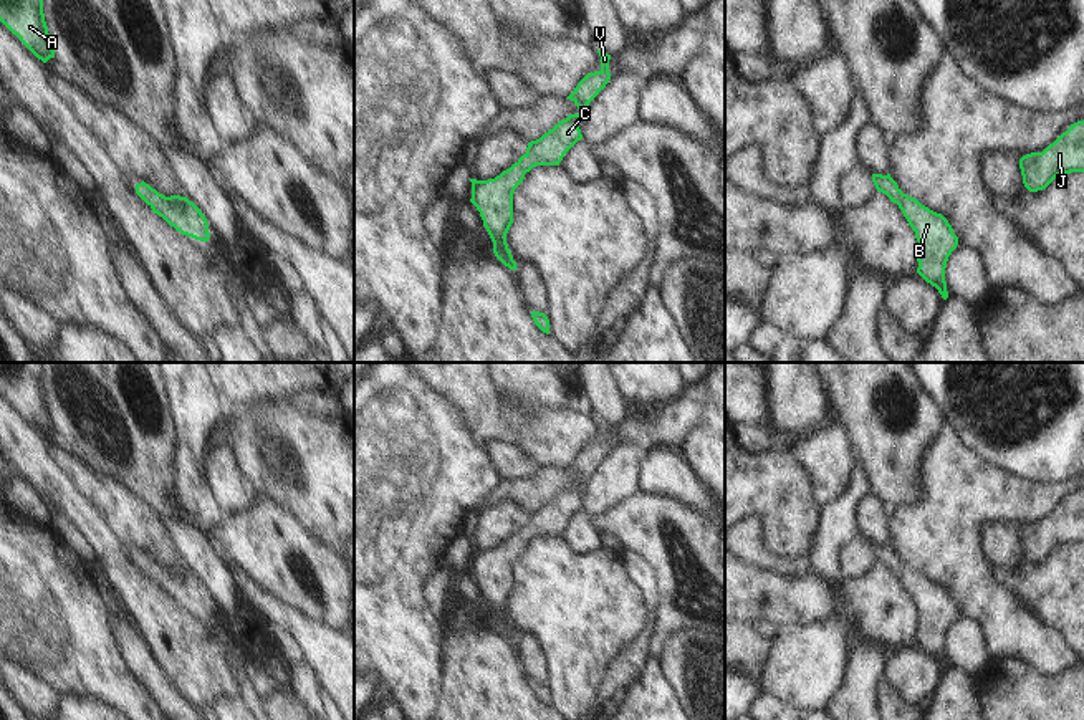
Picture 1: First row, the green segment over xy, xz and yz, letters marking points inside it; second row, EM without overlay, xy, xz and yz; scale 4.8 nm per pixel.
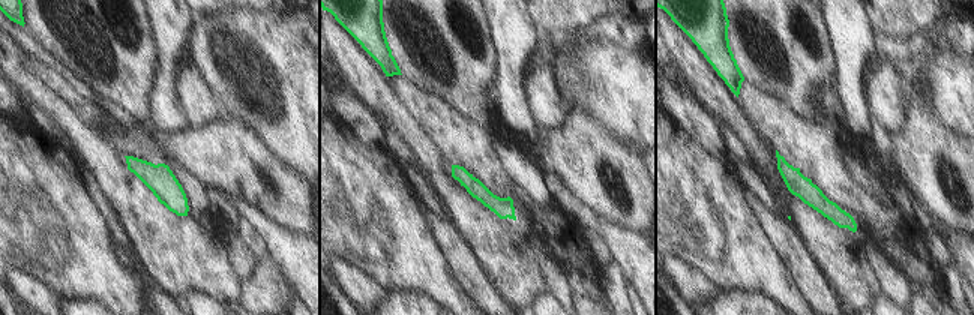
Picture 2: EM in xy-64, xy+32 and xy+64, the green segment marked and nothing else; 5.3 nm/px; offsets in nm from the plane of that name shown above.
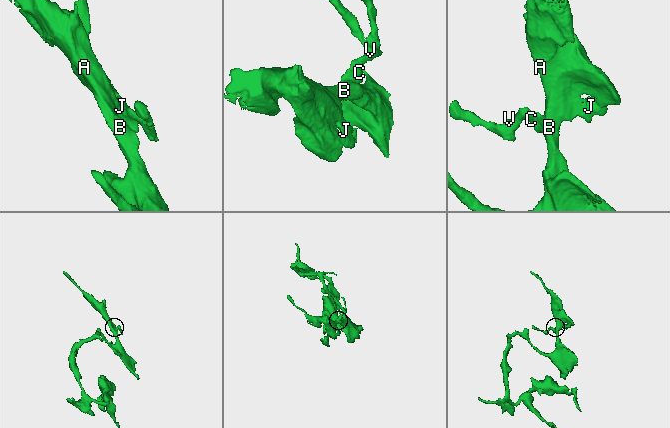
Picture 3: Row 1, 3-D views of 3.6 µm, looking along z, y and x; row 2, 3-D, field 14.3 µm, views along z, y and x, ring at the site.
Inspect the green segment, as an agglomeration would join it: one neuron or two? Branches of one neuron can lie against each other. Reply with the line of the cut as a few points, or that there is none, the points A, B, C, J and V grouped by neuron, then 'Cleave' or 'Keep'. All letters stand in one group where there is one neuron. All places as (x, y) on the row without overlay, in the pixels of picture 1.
No split. Groups: A B C J V. Keep

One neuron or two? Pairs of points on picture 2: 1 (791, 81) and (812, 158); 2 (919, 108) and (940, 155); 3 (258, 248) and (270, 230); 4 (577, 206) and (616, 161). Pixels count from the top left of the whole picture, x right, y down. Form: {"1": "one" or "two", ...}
{"1": "two", "2": "one", "3": "two", "4": "two"}

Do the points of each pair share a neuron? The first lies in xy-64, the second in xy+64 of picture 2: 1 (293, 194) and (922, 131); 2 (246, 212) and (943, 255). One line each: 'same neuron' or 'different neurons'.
1: same neuron
2: different neurons

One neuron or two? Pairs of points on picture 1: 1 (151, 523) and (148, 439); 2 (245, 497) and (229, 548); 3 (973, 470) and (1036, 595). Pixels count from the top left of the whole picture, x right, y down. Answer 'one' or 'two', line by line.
1: two
2: two
3: two

